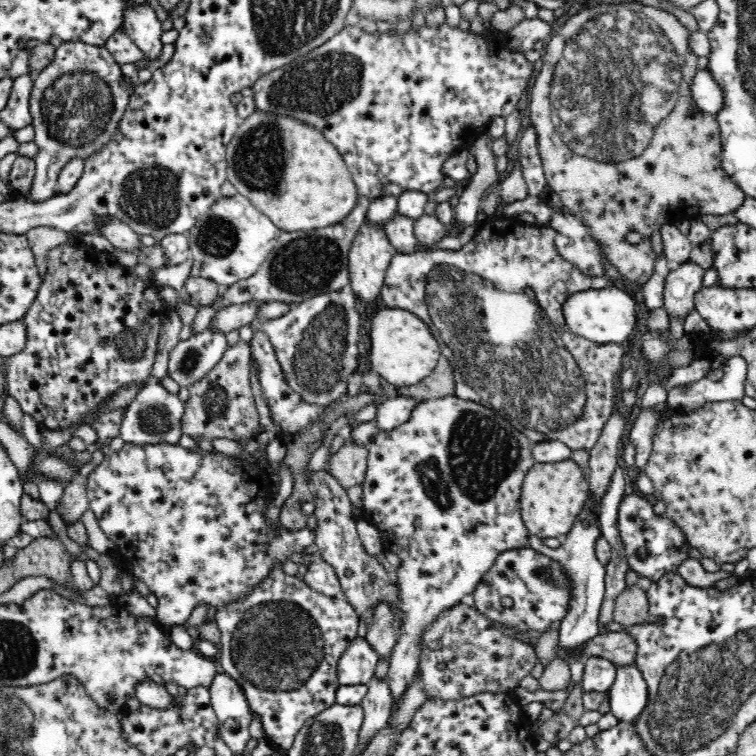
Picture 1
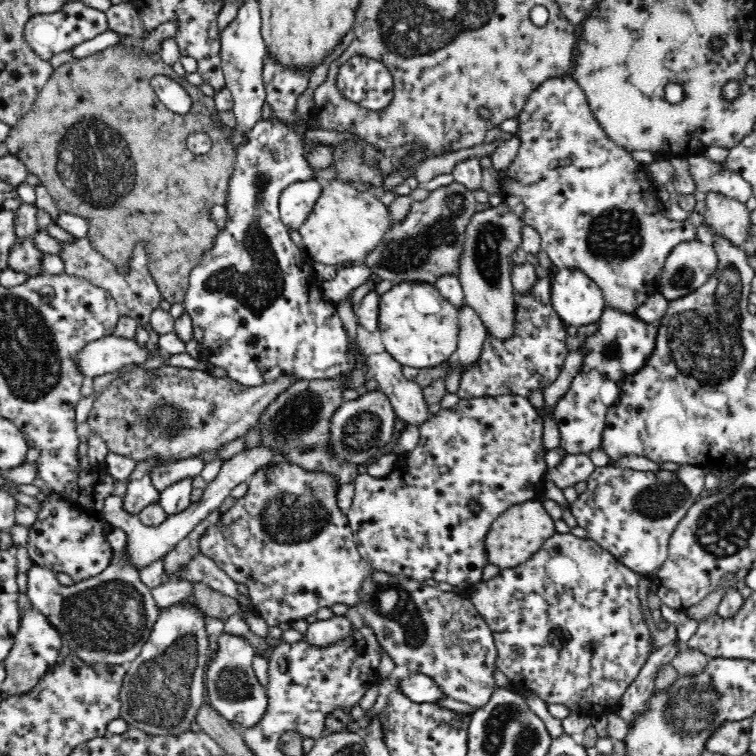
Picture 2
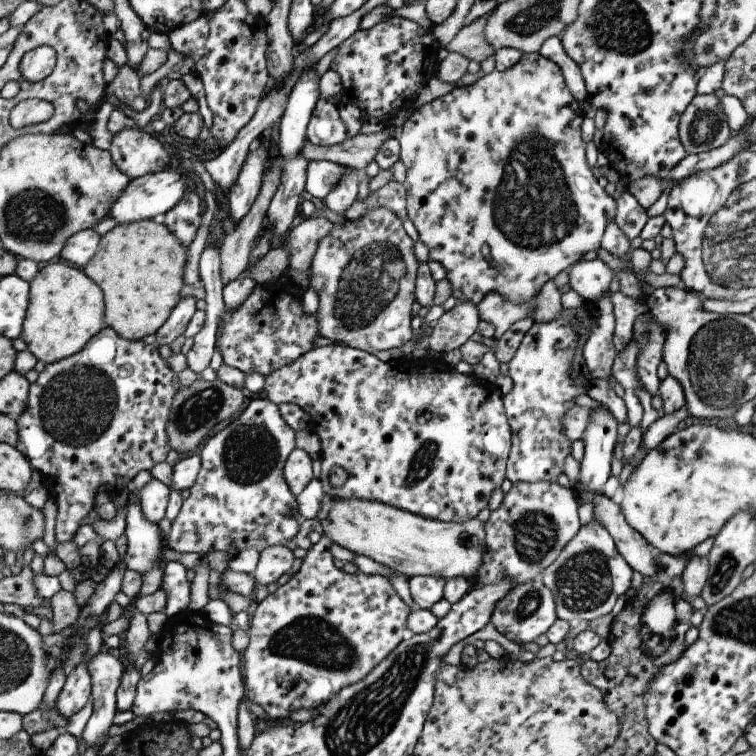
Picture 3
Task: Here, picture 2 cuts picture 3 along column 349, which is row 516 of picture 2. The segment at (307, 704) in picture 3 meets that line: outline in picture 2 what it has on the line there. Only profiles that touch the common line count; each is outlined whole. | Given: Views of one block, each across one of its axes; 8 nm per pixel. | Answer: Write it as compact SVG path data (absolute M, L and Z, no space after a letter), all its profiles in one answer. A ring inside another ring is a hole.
M615 465L596 467L587 480L587 488L570 505L577 525L584 528L588 538L597 542L602 548L613 554L624 566L644 576L664 564L668 556L668 540L678 523L699 499L704 490L704 477L707 471L703 468L682 465L673 471L638 471Z

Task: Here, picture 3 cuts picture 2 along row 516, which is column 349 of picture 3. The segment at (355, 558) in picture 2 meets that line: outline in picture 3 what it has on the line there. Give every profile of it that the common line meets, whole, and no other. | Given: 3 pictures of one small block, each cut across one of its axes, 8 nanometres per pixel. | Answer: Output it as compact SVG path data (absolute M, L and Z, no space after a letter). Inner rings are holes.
M379 206L356 220L347 220L342 225L333 224L330 232L320 239L307 272L309 288L319 298L315 314L319 337L374 355L378 350L398 348L416 334L410 327L413 319L410 311L416 301L415 282L419 261L414 256L414 241L408 236L402 223L393 210Z

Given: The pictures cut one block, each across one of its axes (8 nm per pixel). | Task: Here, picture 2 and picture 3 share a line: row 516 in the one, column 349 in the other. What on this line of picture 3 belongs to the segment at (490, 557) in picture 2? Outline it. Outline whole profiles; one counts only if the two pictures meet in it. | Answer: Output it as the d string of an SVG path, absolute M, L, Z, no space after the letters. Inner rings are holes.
M324 495L316 519L321 522L323 534L332 542L354 552L369 556L407 577L434 575L448 580L466 577L476 584L476 571L483 559L485 524L479 519L463 523L445 523L427 519L396 508L388 503L357 498L332 498Z

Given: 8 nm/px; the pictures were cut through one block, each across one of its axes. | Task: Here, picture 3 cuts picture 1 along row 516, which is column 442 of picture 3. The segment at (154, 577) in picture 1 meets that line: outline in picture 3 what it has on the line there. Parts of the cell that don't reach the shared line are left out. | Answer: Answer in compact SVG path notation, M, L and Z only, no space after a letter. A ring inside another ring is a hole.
M539 52L522 53L521 59L512 68L505 71L494 69L490 74L479 77L473 84L454 87L450 93L426 103L418 110L410 111L410 118L400 127L396 137L401 144L399 160L406 166L406 179L403 184L407 192L407 216L414 223L419 240L428 246L429 260L440 262L444 266L451 295L461 303L477 306L490 293L499 294L511 303L528 303L562 270L575 265L590 250L601 248L607 224L615 222L617 199L600 186L586 163L586 143L580 130L585 115L578 102L566 87L558 64L552 59L542 57Z

